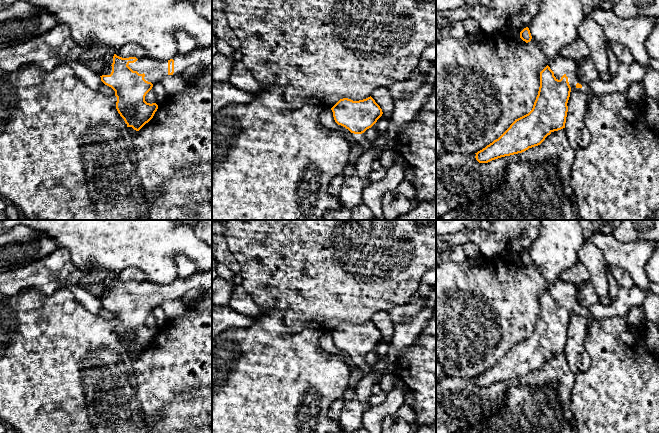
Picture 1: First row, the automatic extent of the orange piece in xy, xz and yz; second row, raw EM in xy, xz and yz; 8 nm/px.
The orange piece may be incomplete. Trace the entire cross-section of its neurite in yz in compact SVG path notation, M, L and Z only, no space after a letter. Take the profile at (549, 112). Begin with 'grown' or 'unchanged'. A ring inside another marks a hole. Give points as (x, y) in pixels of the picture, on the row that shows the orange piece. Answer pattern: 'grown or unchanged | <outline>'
grown | M561 55L549 60L547 66L540 72L540 87L532 110L516 119L498 139L475 153L476 160L479 163L488 163L501 157L522 153L540 145L552 132L565 128L567 103L572 88L591 96L589 86L578 79L575 61Z

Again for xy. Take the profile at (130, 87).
grown | M212 44L198 47L187 54L176 54L170 60L147 57L114 56L104 61L101 81L115 91L116 109L127 127L139 131L154 116L156 103L147 103L146 94L153 85L169 75L181 75L190 66L205 68L212 63Z

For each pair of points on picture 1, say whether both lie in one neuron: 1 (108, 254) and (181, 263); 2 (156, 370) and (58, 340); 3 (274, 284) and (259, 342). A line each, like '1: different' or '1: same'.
1: different
2: different
3: different

